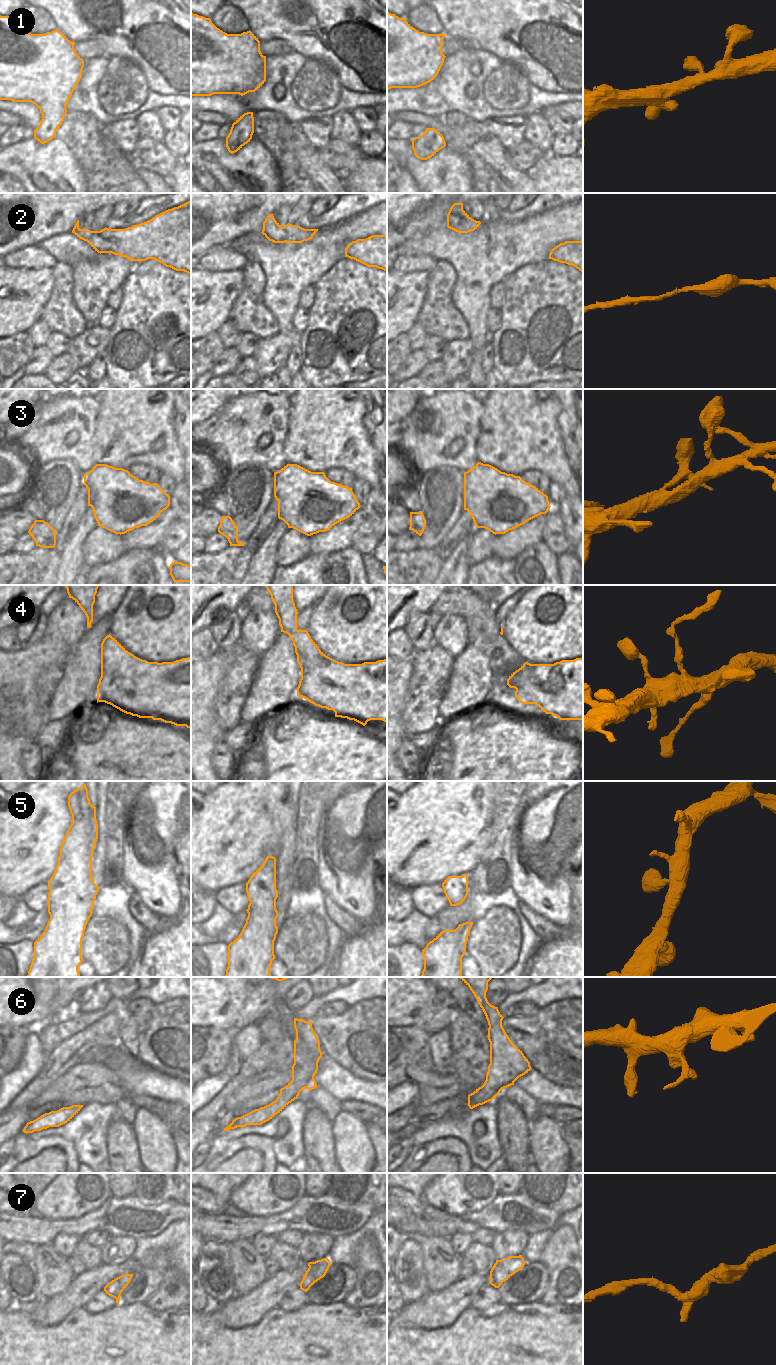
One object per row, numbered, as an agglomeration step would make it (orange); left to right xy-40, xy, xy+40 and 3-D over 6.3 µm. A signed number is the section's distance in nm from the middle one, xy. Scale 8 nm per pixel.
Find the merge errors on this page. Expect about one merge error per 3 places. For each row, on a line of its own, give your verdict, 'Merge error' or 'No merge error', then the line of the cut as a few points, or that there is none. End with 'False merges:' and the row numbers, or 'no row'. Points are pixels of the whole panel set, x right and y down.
1: No merge error. No split
2: No merge error. No split
3: No merge error. No split
4: Merge error. Split along xy (296, 629), (289, 635)
5: No merge error. No split
6: No merge error. No split
7: No merge error. No split
False merges: 4.

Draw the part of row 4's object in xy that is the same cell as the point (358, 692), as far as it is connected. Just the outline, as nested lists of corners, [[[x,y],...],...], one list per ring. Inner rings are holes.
[[[296,630],[290,638],[301,668],[297,696],[315,706],[333,710],[335,717],[354,720],[363,726],[370,720],[387,722],[387,658],[362,664],[344,664],[326,656],[307,630]]]

